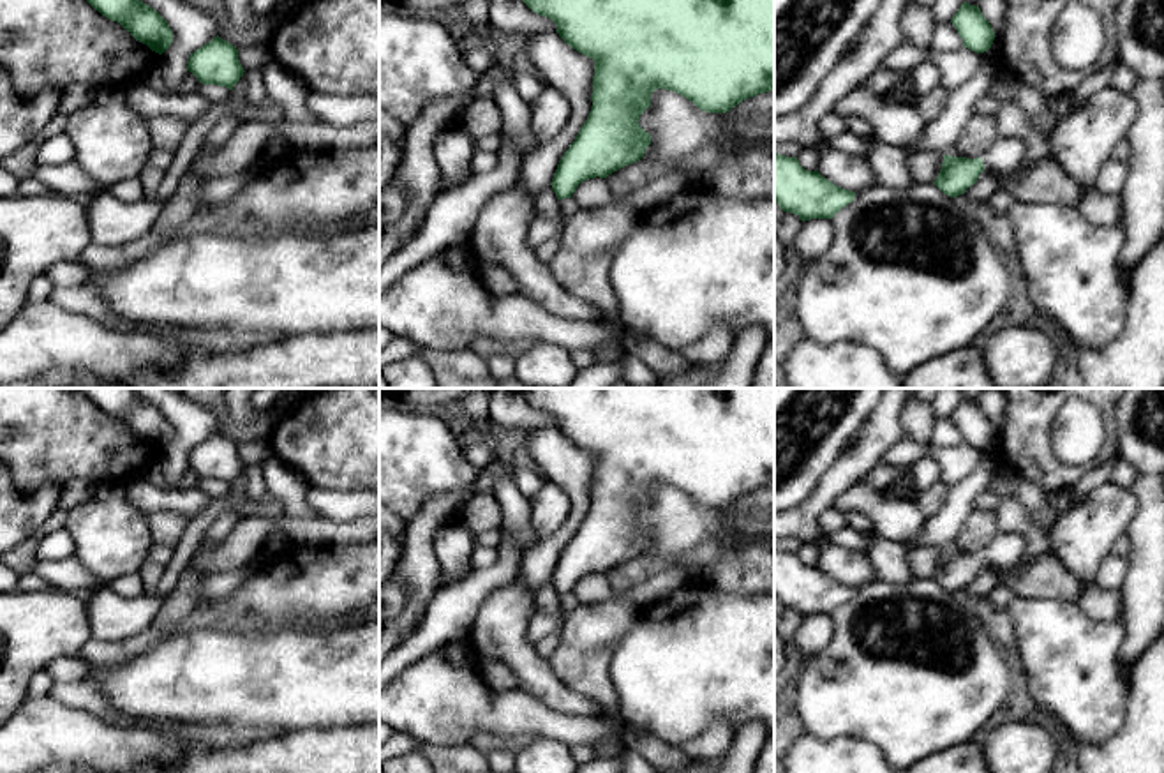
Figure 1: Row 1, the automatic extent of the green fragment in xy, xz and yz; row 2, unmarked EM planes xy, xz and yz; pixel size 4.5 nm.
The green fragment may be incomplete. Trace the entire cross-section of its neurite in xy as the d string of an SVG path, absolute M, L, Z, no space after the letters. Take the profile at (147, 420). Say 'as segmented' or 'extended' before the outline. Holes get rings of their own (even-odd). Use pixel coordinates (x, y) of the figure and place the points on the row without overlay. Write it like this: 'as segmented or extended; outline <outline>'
as segmented; outline M79 388L95 406L120 418L136 436L162 450L173 438L168 417L136 388Z

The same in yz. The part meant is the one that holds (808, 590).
as segmented; outline M774 549L774 597L783 607L795 609L802 618L832 614L854 593L855 588L834 581L817 565L804 565L797 552Z

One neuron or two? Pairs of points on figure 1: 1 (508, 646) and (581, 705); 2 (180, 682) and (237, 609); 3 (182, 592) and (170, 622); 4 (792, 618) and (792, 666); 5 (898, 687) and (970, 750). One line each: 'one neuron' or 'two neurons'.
1: one neuron
2: two neurons
3: one neuron
4: one neuron
5: two neurons

